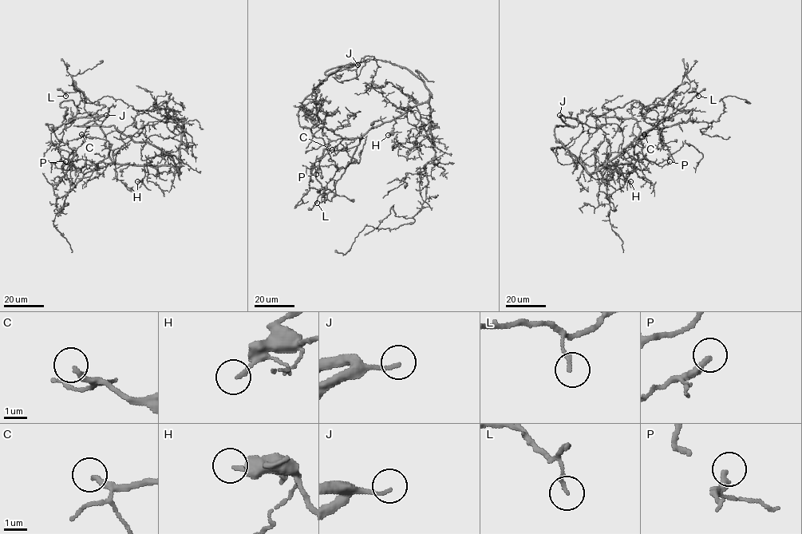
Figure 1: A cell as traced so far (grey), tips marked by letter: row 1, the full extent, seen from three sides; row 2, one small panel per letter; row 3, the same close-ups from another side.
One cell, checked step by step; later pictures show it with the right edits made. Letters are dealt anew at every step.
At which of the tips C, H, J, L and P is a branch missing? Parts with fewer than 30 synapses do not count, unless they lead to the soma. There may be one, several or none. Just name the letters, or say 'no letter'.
C, J

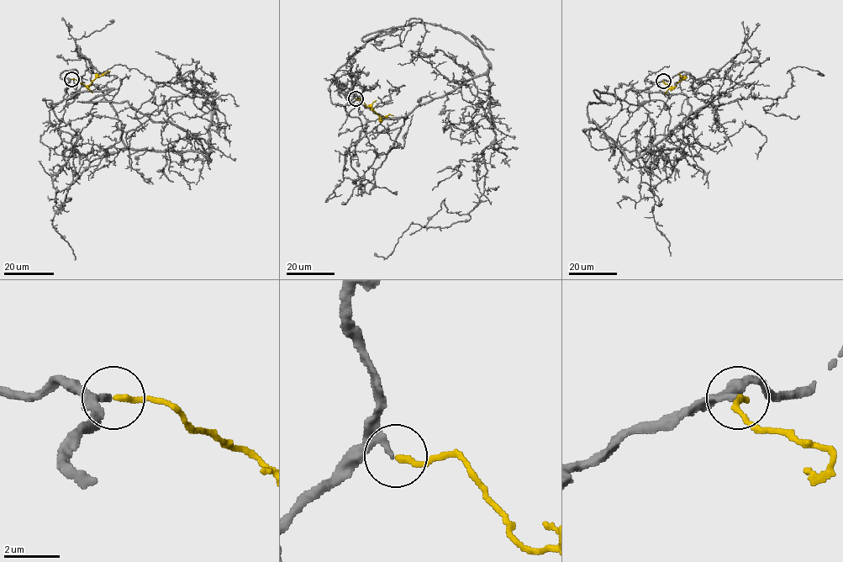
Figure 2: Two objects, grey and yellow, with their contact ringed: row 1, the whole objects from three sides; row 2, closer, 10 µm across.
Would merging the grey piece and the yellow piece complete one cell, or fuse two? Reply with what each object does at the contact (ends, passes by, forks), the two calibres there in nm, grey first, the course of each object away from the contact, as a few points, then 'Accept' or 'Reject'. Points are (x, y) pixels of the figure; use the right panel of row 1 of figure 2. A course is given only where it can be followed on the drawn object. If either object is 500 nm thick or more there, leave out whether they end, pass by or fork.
At the ring grey passes by. At the ring yellow ends. Thickness 160 nm (grey) against 200 nm. Course of grey: (663, 81), (594, 89), (590, 122), (629, 160), (691, 105), (615, 87), (619, 112), (583, 129), (609, 160). Course of yellow: (663, 81), (674, 87), (682, 79), (680, 73). Accept

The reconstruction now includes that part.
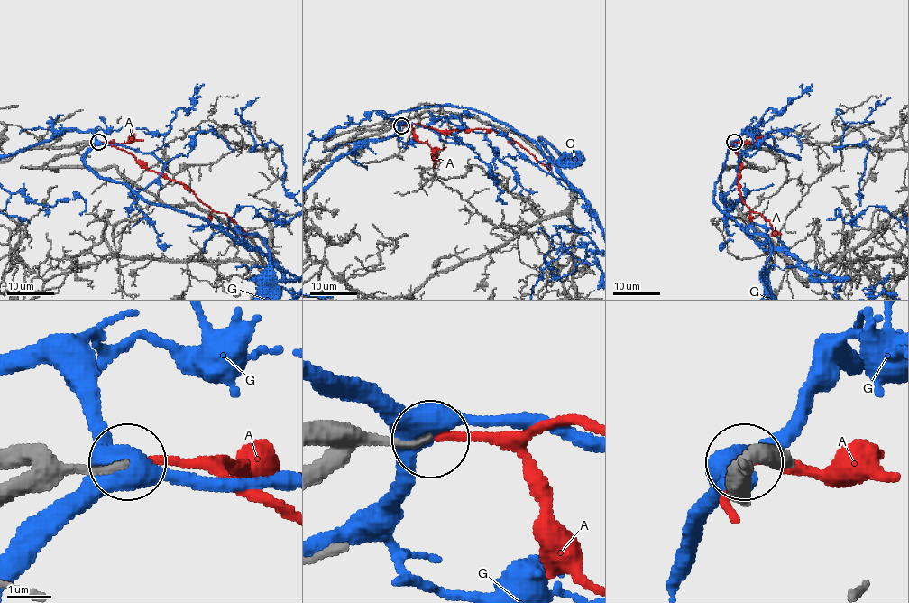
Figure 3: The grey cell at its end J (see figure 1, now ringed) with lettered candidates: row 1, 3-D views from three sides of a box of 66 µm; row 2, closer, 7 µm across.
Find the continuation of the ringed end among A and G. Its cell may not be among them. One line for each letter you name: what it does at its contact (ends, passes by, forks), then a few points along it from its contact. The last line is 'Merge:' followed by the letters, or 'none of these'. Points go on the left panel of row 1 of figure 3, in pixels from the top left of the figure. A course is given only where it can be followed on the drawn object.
A: it ends; course (99, 142), (107, 142), (125, 150), (148, 170), (181, 181), (215, 211), (224, 213), (247, 234)
Merge: A

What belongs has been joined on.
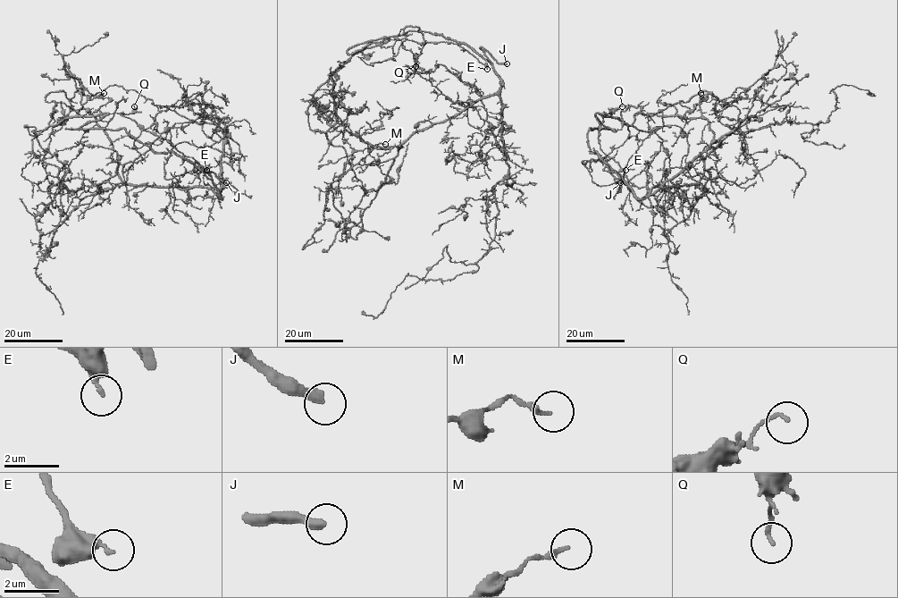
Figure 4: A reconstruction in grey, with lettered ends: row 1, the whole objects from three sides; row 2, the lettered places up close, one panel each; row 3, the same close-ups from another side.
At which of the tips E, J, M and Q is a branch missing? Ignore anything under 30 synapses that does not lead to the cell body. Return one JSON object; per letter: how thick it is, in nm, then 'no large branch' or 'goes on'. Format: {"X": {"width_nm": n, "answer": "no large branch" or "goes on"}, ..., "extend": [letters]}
{"E": {"width_nm": 240, "answer": "no large branch"}, "J": {"width_nm": 360, "answer": "goes on"}, "M": {"width_nm": 200, "answer": "no large branch"}, "Q": {"width_nm": 120, "answer": "no large branch"}, "extend": ["J"]}

